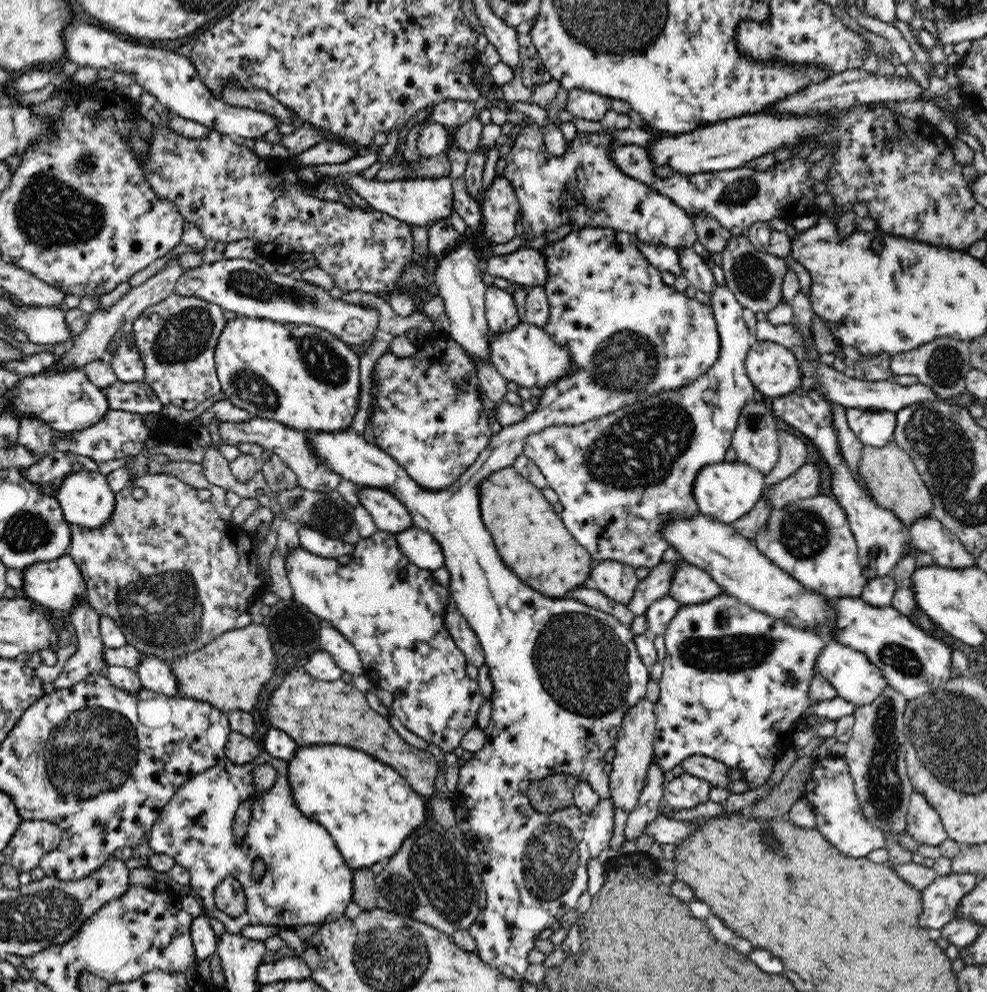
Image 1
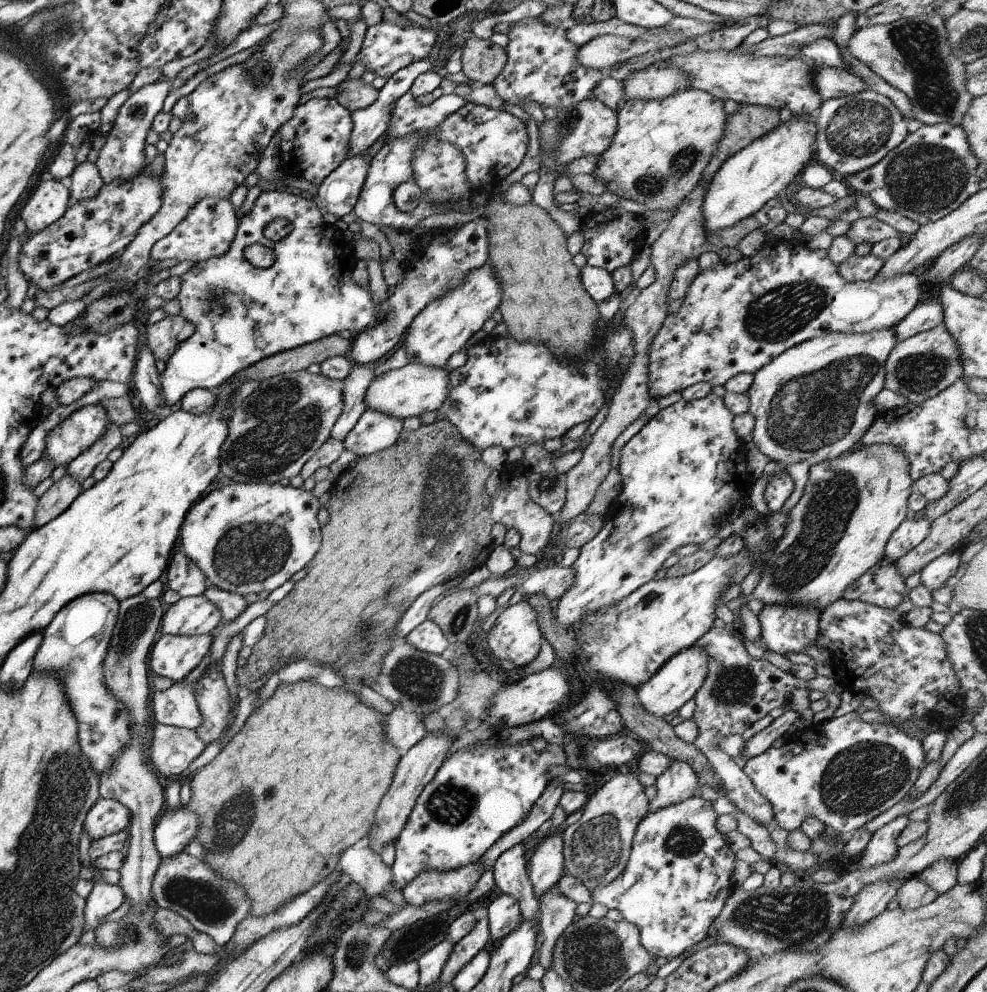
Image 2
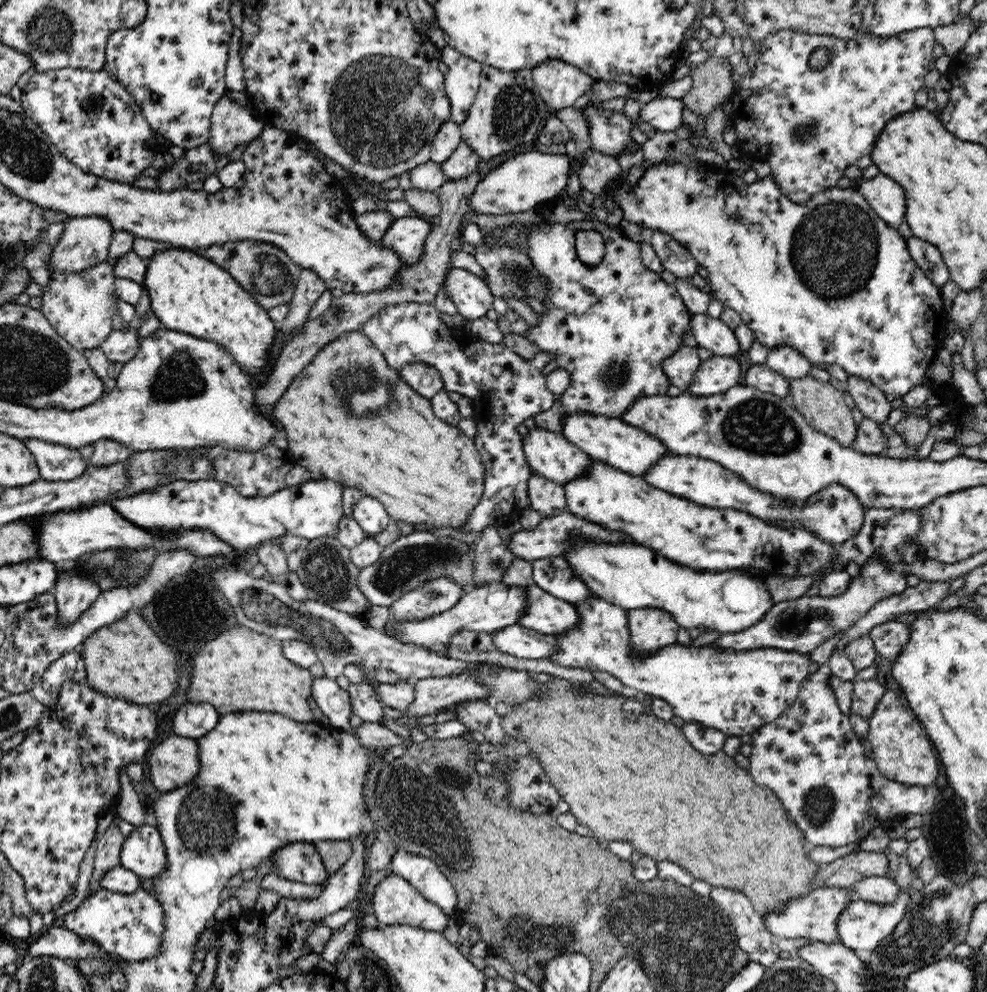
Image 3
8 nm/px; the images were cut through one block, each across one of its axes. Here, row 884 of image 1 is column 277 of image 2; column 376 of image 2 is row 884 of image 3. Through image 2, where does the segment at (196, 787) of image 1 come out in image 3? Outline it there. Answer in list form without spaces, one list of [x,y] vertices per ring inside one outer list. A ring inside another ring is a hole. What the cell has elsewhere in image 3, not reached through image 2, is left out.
[[[295,842],[278,849],[273,855],[278,876],[302,884],[324,884],[329,876],[324,863],[312,843]]]

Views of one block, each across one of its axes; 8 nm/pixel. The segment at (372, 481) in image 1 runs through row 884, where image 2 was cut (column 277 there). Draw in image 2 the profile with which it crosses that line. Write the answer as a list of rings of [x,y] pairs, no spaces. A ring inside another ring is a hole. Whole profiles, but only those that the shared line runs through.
[[[269,482],[213,485],[185,513],[176,547],[197,565],[208,586],[242,597],[250,592],[271,592],[301,570],[317,552],[321,542],[320,527],[315,519],[318,506],[317,497],[301,487]]]

